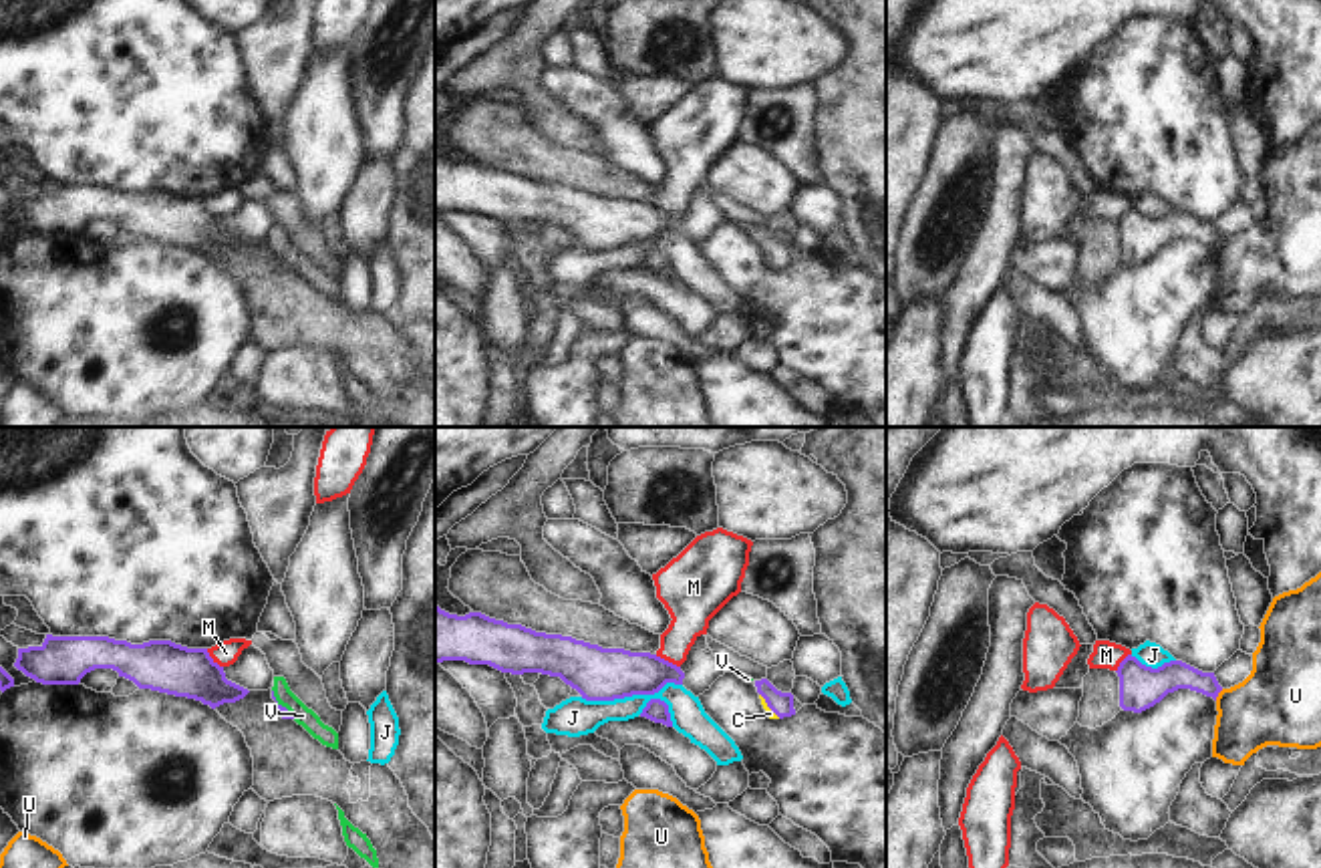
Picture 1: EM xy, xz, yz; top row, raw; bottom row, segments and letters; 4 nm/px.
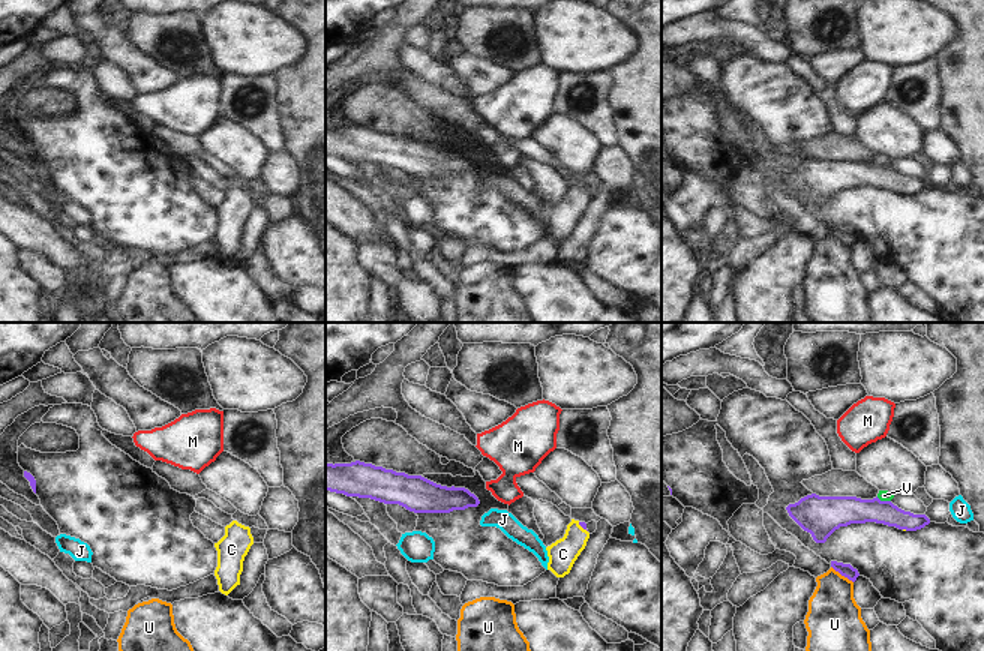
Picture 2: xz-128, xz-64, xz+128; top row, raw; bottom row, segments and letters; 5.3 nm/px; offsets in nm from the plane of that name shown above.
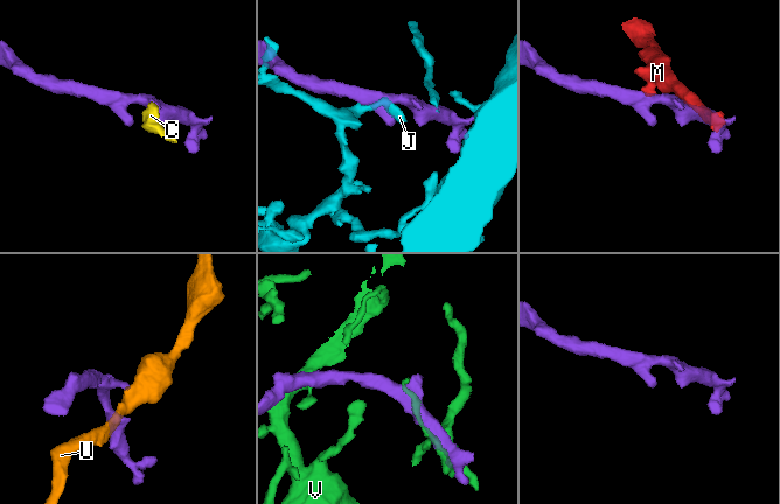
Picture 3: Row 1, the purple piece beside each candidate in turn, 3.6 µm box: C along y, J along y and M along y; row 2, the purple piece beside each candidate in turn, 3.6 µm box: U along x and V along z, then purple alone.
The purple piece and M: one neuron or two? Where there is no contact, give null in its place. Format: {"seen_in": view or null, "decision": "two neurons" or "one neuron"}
{"seen_in": "xz", "decision": "two neurons"}

